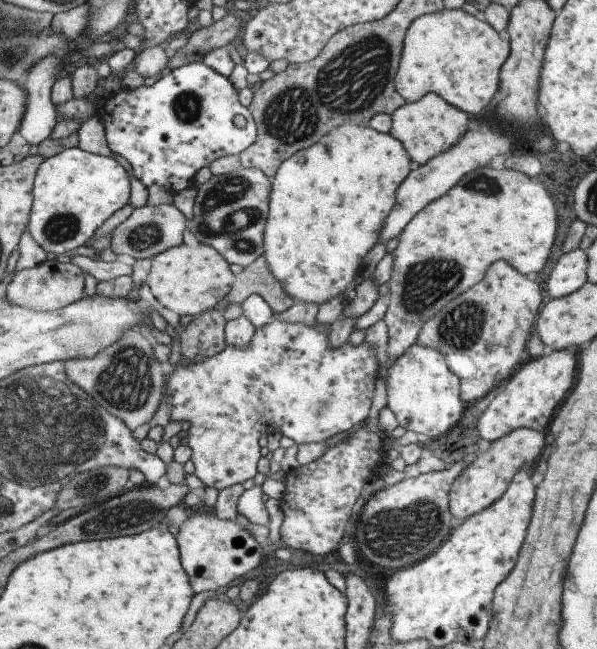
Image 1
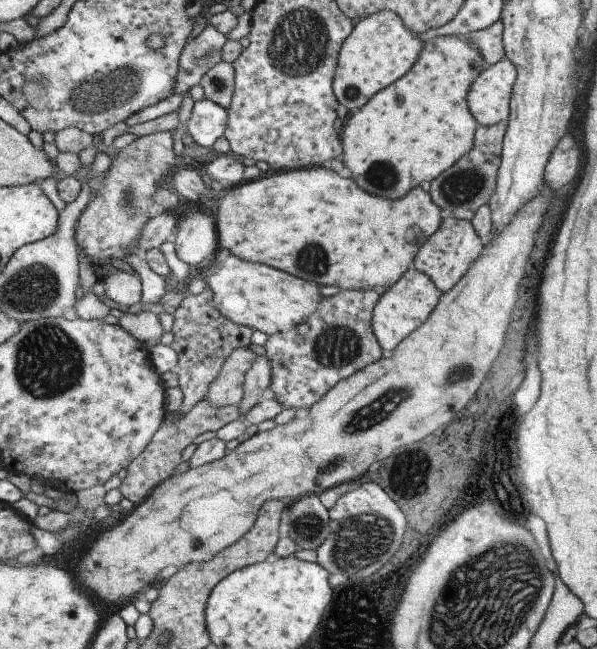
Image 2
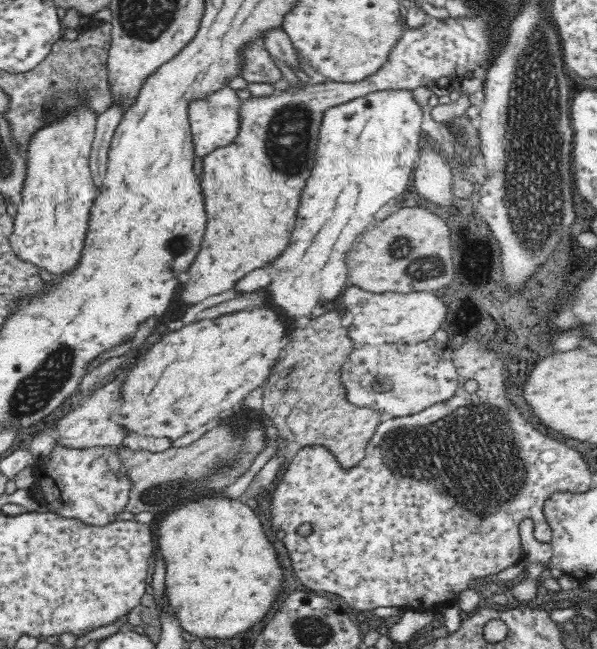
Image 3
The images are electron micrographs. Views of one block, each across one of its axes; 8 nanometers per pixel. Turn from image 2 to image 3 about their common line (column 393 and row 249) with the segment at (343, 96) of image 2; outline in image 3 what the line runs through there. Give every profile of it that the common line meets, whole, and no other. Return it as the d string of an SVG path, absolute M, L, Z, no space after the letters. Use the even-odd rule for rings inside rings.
M78 102L64 118L58 122L40 128L36 134L30 136L28 150L24 152L26 158L26 182L22 186L22 204L14 216L14 230L10 234L10 246L14 254L34 266L46 268L52 276L62 276L72 272L80 258L86 244L86 234L90 228L90 208L98 198L98 188L92 182L92 168L90 168L90 152L96 138L96 118L88 104Z

